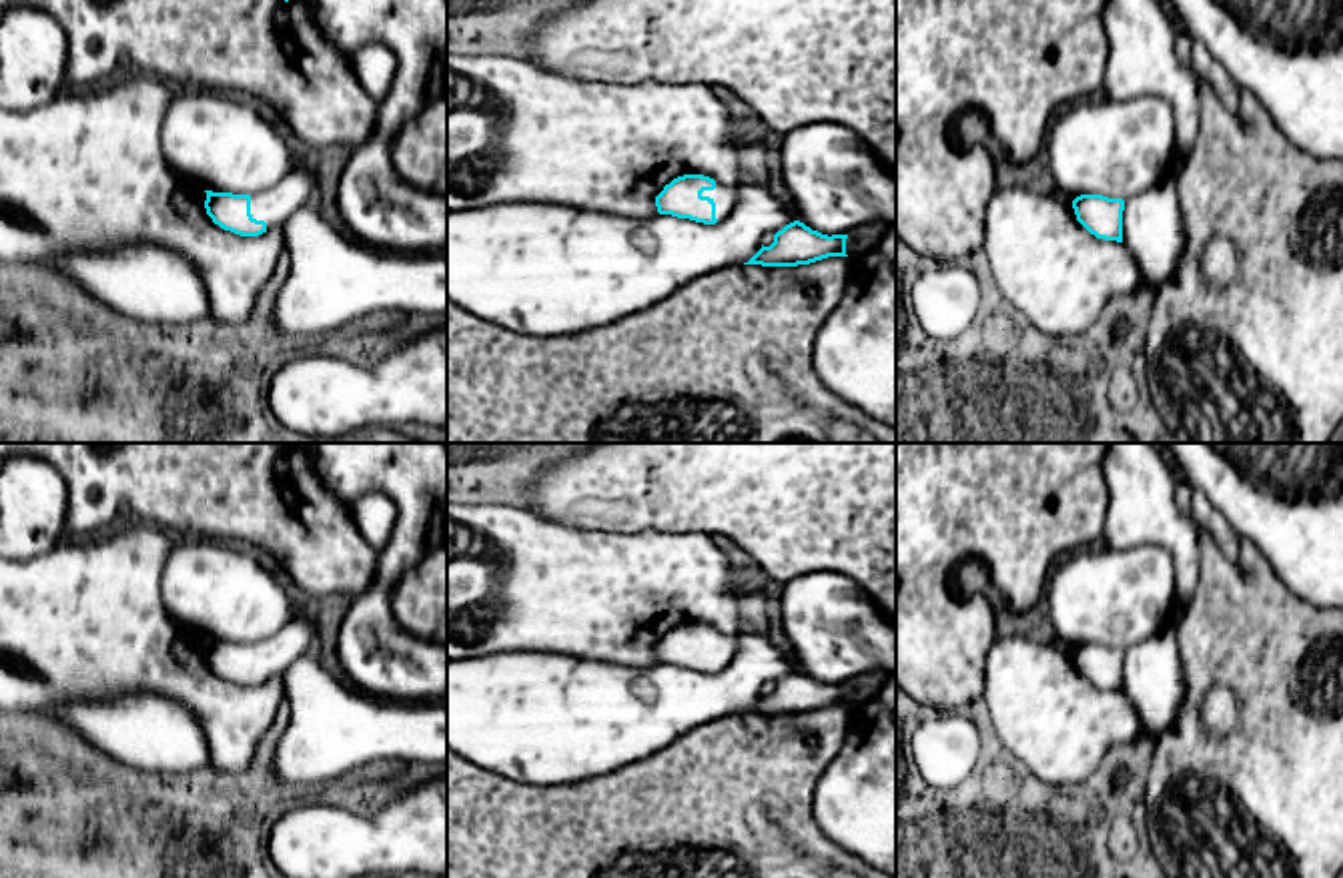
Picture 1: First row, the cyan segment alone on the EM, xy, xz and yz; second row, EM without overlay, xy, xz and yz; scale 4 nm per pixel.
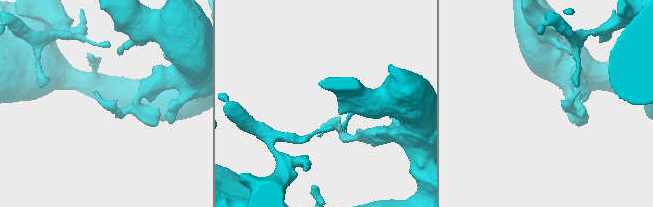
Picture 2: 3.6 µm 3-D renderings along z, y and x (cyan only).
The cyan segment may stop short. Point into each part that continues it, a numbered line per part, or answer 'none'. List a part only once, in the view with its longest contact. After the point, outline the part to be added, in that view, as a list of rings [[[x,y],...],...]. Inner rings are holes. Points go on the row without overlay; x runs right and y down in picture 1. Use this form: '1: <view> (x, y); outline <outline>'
1: xz (724, 646); outline [[[716,631],[714,639],[704,639],[702,645],[710,645],[716,651],[716,668],[724,670],[736,655],[740,635],[726,635]]]

